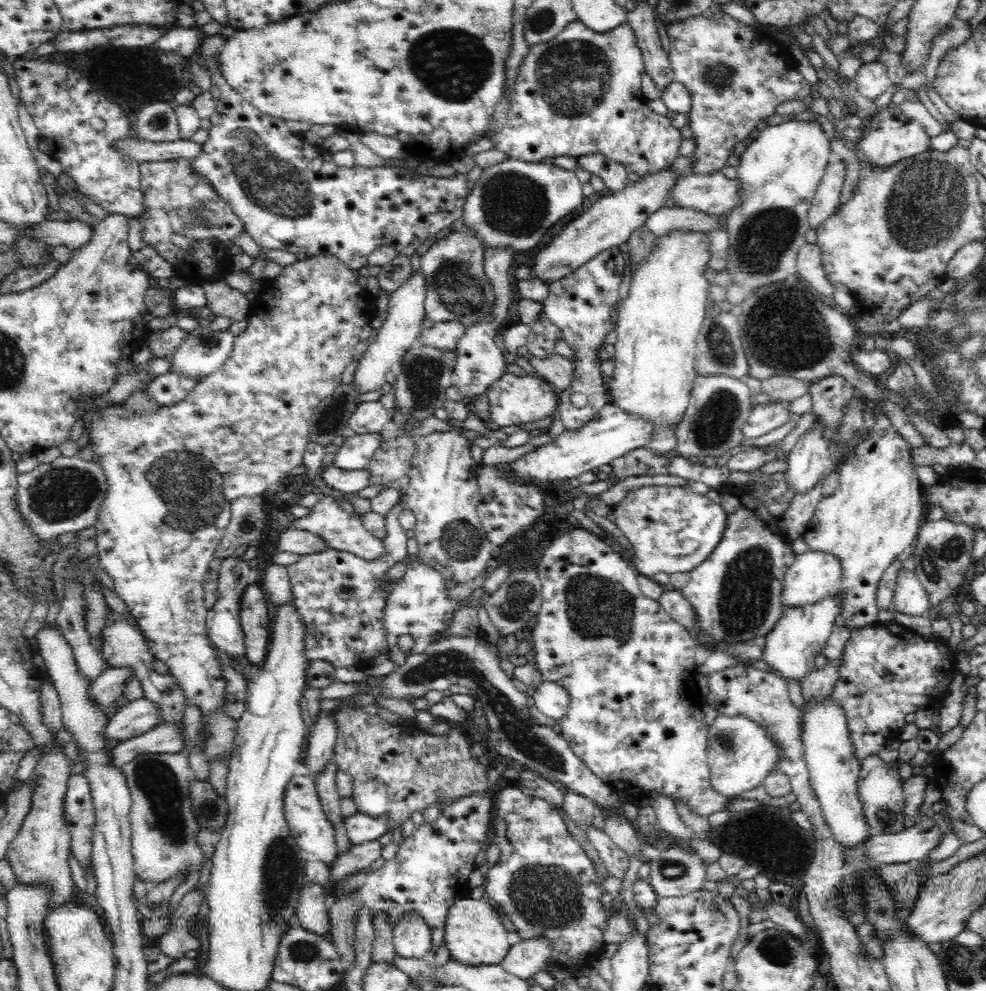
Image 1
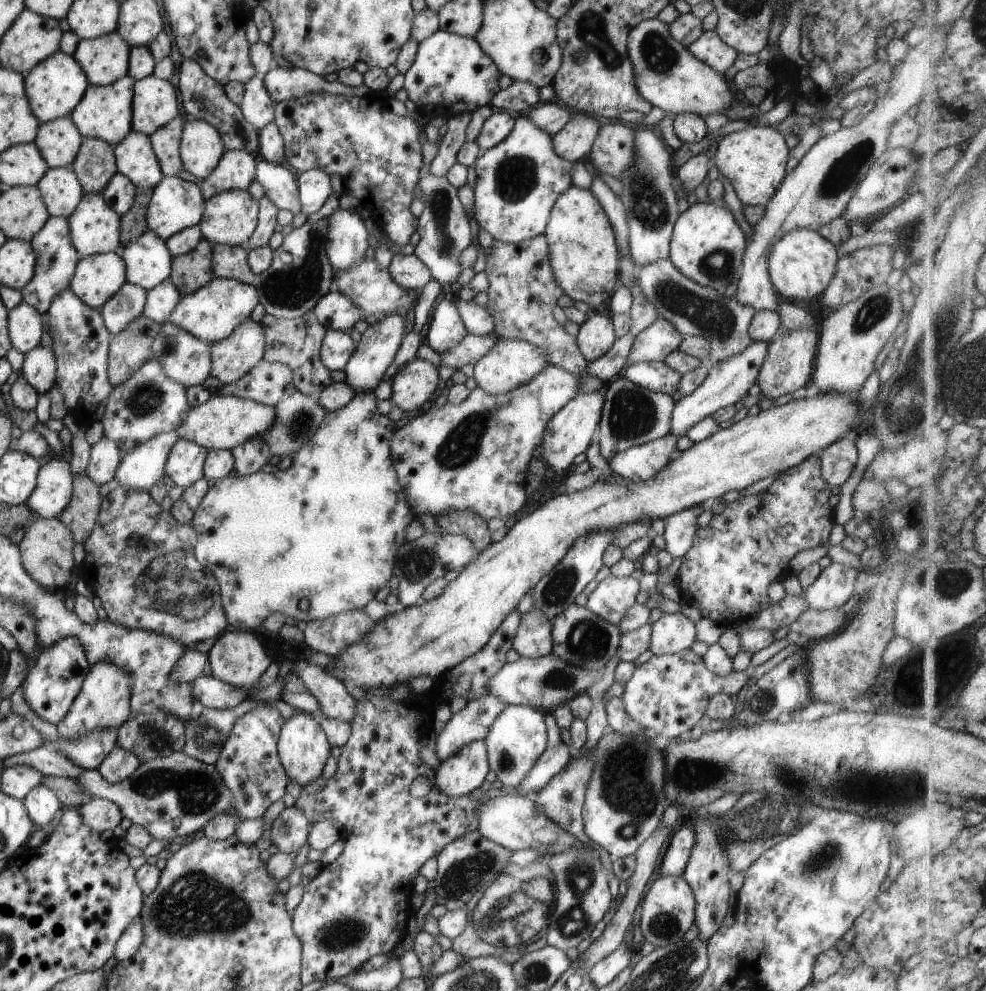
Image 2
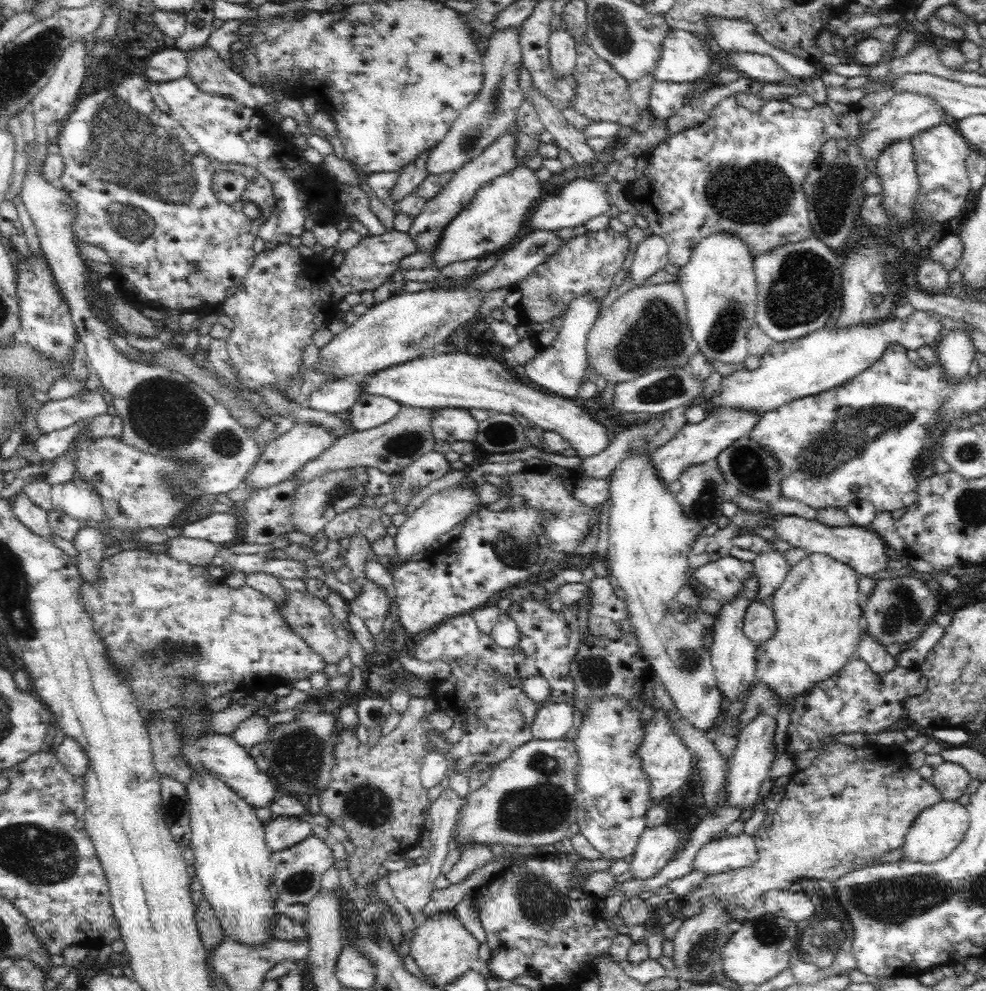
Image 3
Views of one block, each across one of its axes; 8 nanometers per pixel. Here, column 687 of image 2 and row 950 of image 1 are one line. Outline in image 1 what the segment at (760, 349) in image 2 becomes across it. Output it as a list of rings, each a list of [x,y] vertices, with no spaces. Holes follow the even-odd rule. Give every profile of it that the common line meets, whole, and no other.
[[[404,914],[393,929],[395,954],[400,958],[426,959],[431,947],[428,925],[417,914]]]

